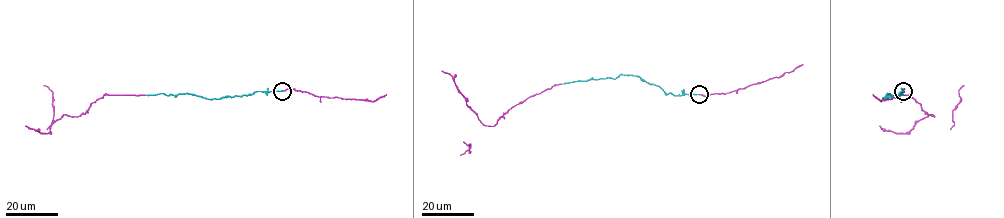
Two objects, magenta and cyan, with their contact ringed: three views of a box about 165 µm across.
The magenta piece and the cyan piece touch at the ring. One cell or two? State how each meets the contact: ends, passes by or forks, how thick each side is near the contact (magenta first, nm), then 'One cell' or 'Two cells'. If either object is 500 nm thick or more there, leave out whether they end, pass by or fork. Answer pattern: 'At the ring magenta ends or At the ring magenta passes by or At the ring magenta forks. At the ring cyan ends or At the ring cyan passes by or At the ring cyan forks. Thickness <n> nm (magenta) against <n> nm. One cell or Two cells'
At the ring magenta ends. At the ring cyan ends. Thickness 170 nm (magenta) against 200 nm. One cell

